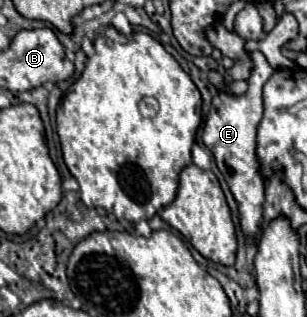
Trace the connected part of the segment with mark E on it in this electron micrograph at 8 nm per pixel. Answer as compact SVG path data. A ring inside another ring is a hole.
M260 50L252 52L254 68L252 76L248 78L248 90L242 96L232 96L220 92L212 98L212 108L204 124L202 142L216 158L220 172L224 174L240 210L240 224L246 236L254 236L262 224L262 210L264 210L264 176L256 156L256 130L262 120L262 86L272 76L272 66L266 62Z

